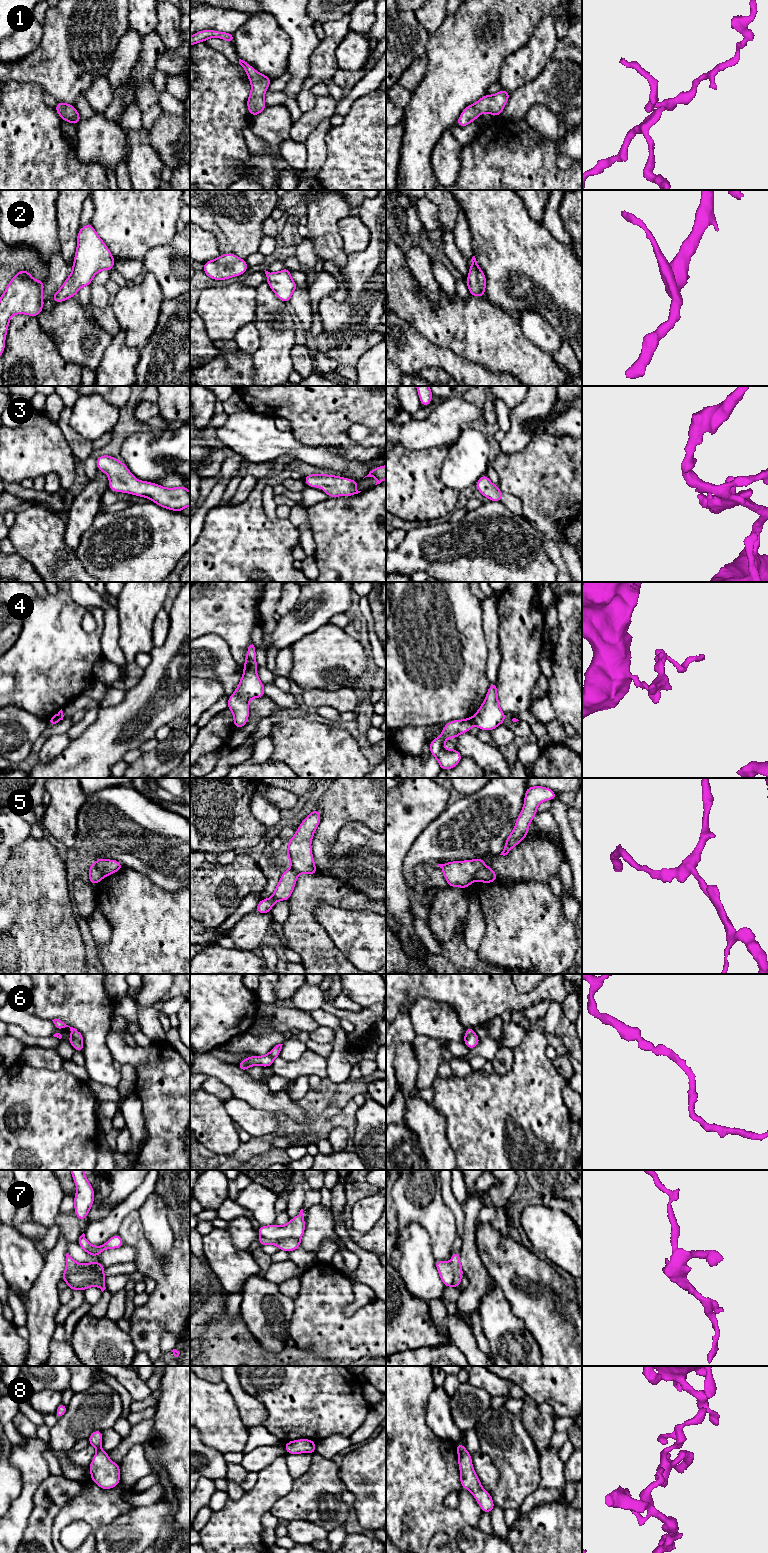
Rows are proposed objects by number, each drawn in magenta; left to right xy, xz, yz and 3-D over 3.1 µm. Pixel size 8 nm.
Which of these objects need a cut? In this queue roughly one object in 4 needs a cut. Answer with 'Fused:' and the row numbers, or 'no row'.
Fused: 4, 5

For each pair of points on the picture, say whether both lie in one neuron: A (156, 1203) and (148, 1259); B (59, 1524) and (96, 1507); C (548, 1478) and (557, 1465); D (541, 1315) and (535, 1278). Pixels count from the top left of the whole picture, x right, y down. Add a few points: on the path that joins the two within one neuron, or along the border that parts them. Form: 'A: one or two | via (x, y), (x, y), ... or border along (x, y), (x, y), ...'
A: two | border along (141, 1221), (147, 1240), (162, 1258)
B: one | via (68, 1515), (79, 1507), (87, 1507)
C: one | via (551, 1475), (554, 1468)
D: one | via (541, 1306), (541, 1298), (536, 1293), (535, 1287)

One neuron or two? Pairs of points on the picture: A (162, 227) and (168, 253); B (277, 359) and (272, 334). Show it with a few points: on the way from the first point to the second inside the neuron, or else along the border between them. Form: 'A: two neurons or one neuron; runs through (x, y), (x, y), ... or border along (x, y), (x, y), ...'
A: two neurons; border along (177, 233), (169, 243), (154, 246), (145, 256)
B: one neuron; runs through (275, 353), (275, 340)

